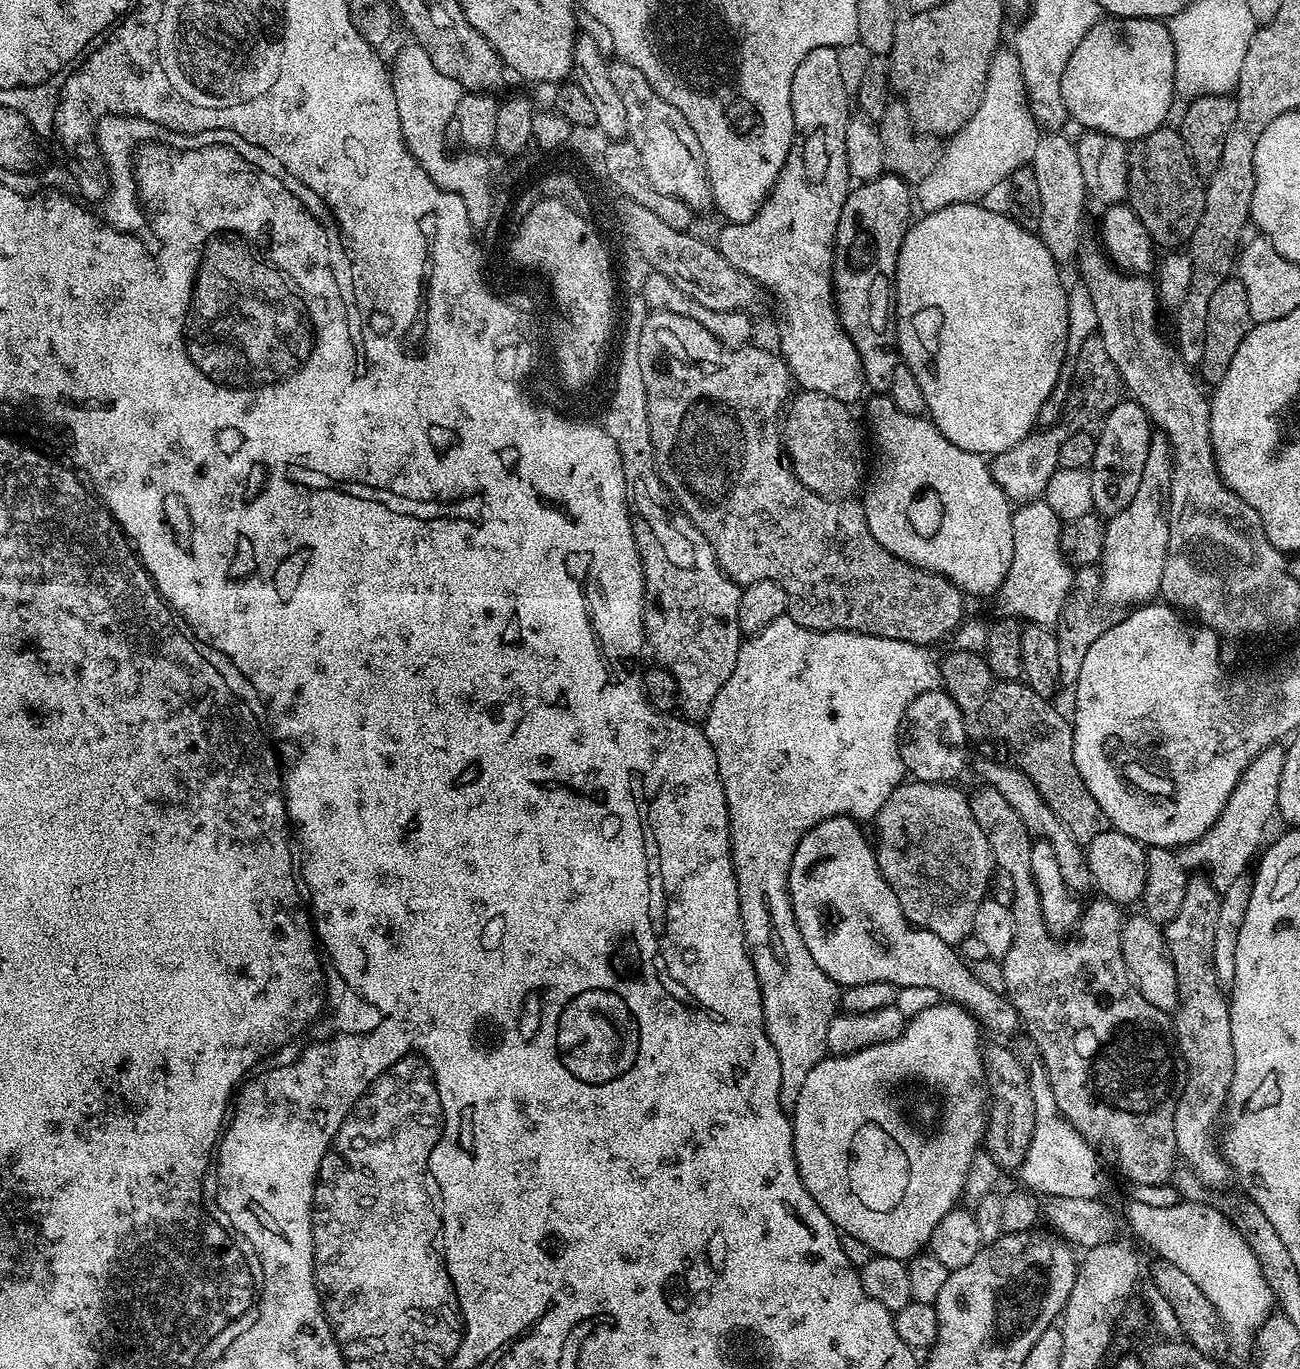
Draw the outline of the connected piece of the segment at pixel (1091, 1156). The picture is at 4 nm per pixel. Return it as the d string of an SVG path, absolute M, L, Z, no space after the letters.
M1041 1119L1037 1123L1018 1169L1019 1183L1044 1198L1062 1196L1094 1200L1103 1197L1104 1170L1100 1166L1098 1152L1091 1148L1070 1121L1055 1119Z

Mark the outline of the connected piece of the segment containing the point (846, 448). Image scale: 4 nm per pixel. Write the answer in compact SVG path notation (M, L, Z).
M801 391L799 395L791 401L782 424L782 439L792 469L814 494L829 498L851 497L860 479L861 484L865 479L866 468L864 472L864 440L860 437L859 426L848 413L851 412L849 405L817 392Z

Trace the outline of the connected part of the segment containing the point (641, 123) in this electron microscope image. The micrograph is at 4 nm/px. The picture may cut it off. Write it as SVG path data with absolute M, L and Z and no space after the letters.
M616 58L609 63L608 73L610 82L614 82L618 94L622 94L622 103L626 105L627 139L638 146L638 154L642 154L642 166L651 191L685 200L692 208L711 209L714 197L708 181L706 158L698 134L694 134L684 115L656 93L638 66L630 66L630 62Z

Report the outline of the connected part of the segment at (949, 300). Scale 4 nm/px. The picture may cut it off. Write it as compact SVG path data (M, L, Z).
M980 202L946 206L937 212L921 215L909 227L896 258L896 279L894 281L894 319L896 321L896 346L900 350L902 363L918 378L922 386L922 398L926 398L927 415L936 429L954 446L962 450L977 452L988 458L997 452L1010 450L1037 427L1036 419L1044 408L1044 403L1052 396L1056 383L1060 380L1060 371L1064 368L1064 355L1070 352L1068 347L1068 293L1066 284L1060 281L1058 261L1046 250L1035 231L1018 226L1012 217L1003 211L991 212Z

